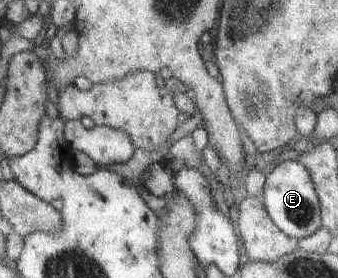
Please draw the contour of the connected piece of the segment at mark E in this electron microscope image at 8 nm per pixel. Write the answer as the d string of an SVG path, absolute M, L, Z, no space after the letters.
M280 161L265 176L262 194L264 208L271 220L285 234L295 238L297 241L311 234L320 228L320 217L318 214L318 195L312 182L312 176L298 161Z

